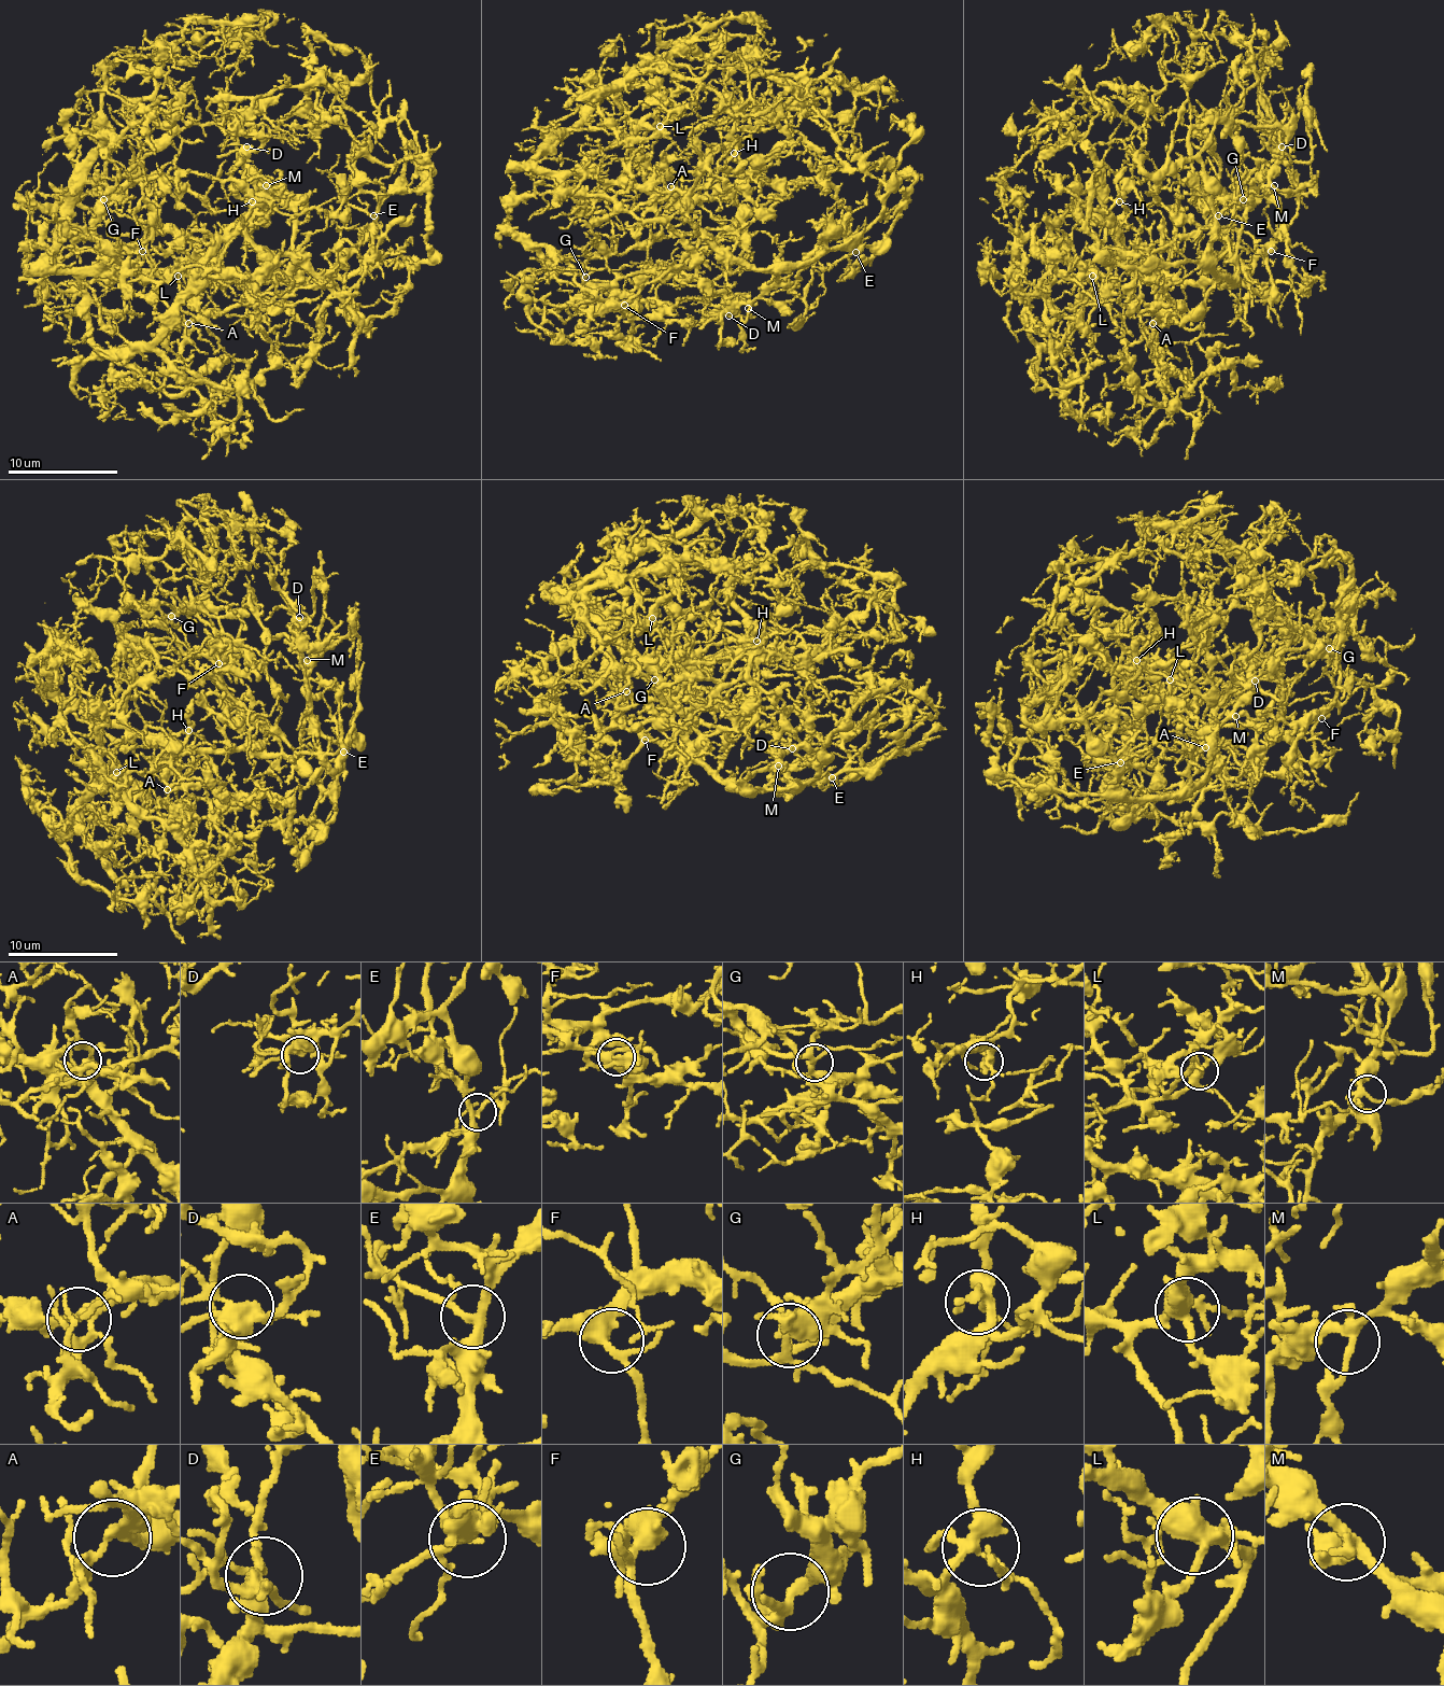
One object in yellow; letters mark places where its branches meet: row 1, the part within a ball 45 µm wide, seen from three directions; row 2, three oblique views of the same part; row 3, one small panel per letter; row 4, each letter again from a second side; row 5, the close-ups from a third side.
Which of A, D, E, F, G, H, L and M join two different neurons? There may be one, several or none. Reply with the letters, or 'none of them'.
none of them

